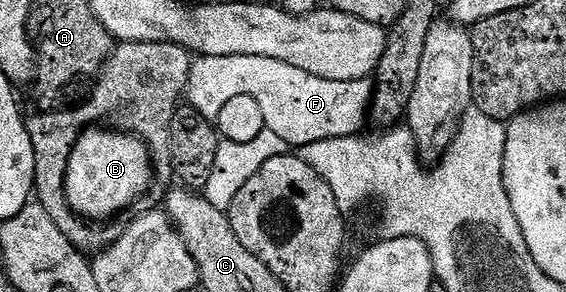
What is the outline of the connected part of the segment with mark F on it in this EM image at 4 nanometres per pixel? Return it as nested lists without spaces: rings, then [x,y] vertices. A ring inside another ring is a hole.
[[[199,56],[191,63],[186,105],[193,107],[202,118],[218,120],[221,108],[229,104],[236,96],[253,96],[261,107],[261,116],[265,116],[265,129],[281,136],[289,148],[302,148],[317,144],[317,140],[334,138],[354,138],[363,125],[368,125],[371,109],[373,82],[371,78],[361,80],[321,80],[321,76],[309,76],[293,64],[281,64],[281,60],[269,60],[269,56]]]

